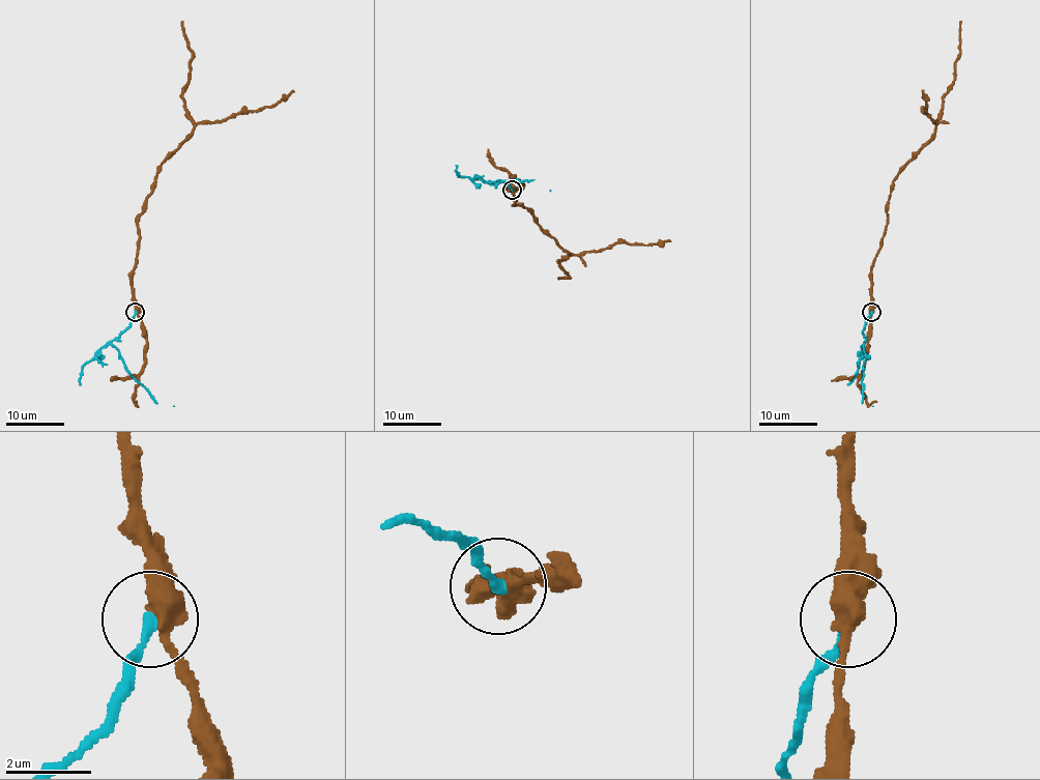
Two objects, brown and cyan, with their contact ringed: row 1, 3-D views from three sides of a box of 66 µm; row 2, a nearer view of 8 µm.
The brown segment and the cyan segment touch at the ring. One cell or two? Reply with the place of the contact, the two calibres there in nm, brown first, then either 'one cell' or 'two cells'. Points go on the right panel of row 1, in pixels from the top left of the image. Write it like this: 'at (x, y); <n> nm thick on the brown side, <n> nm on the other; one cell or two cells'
at (871, 312); 460 nm thick on the brown side, 260 nm on the other; two cells

